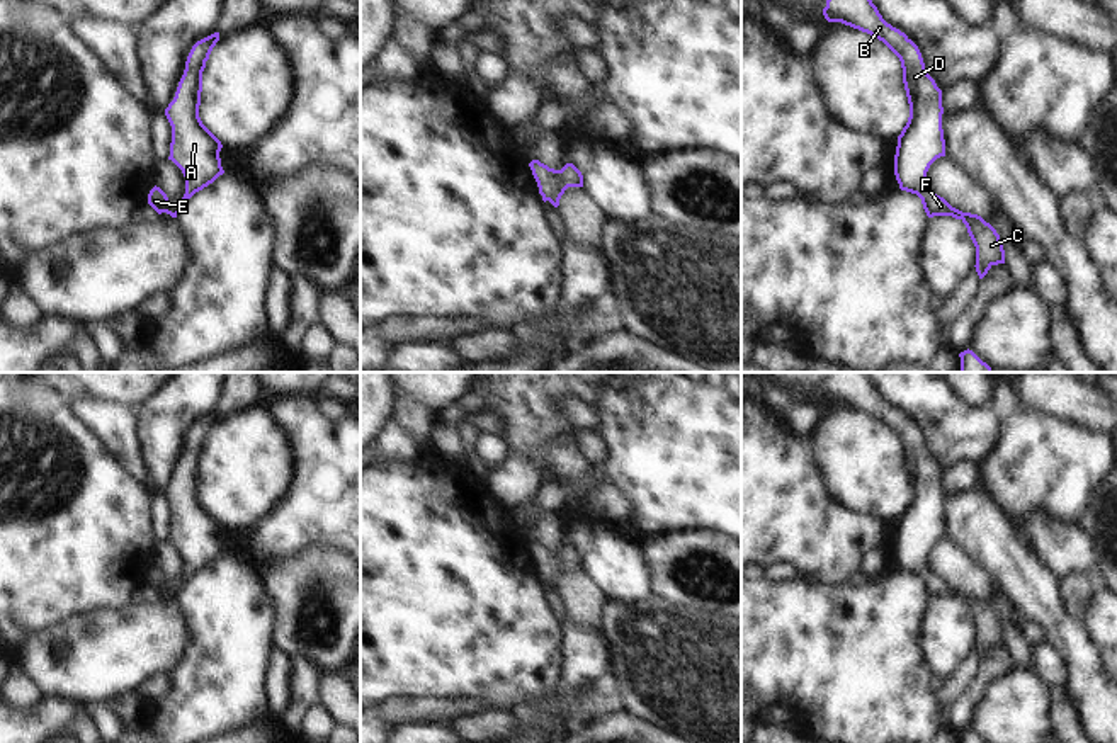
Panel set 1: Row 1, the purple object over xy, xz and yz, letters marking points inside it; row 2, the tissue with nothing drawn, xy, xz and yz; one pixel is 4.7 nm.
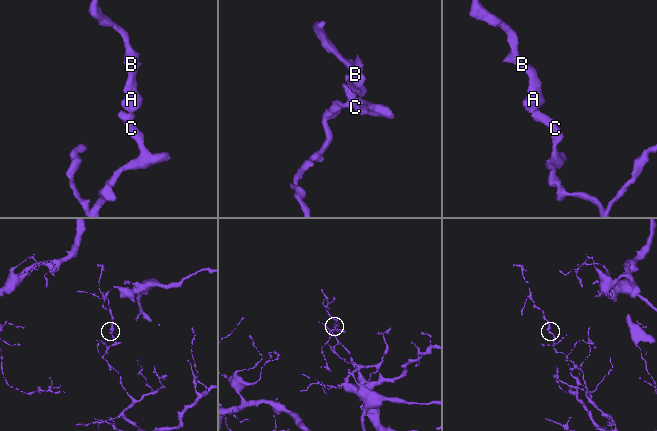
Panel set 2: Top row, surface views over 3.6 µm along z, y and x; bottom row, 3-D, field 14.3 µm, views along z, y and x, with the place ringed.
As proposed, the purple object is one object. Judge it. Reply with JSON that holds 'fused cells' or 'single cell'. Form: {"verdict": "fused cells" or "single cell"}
{"verdict": "single cell"}

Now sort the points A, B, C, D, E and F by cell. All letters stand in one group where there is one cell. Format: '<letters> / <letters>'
A B C D E F

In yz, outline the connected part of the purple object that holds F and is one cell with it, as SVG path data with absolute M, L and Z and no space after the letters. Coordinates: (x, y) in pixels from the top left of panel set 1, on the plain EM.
M831 372L823 396L882 422L901 442L910 498L894 536L894 556L901 571L921 580L928 598L952 597L961 600L976 627L976 653L983 660L993 646L1005 644L1005 631L996 610L981 597L952 588L927 566L930 546L945 537L942 510L942 471L928 456L918 427L899 410L887 405L867 372Z

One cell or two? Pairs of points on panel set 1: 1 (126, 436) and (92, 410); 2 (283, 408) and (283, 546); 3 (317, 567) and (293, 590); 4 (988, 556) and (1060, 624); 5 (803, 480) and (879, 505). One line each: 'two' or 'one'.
1: one
2: one
3: one
4: one
5: two

